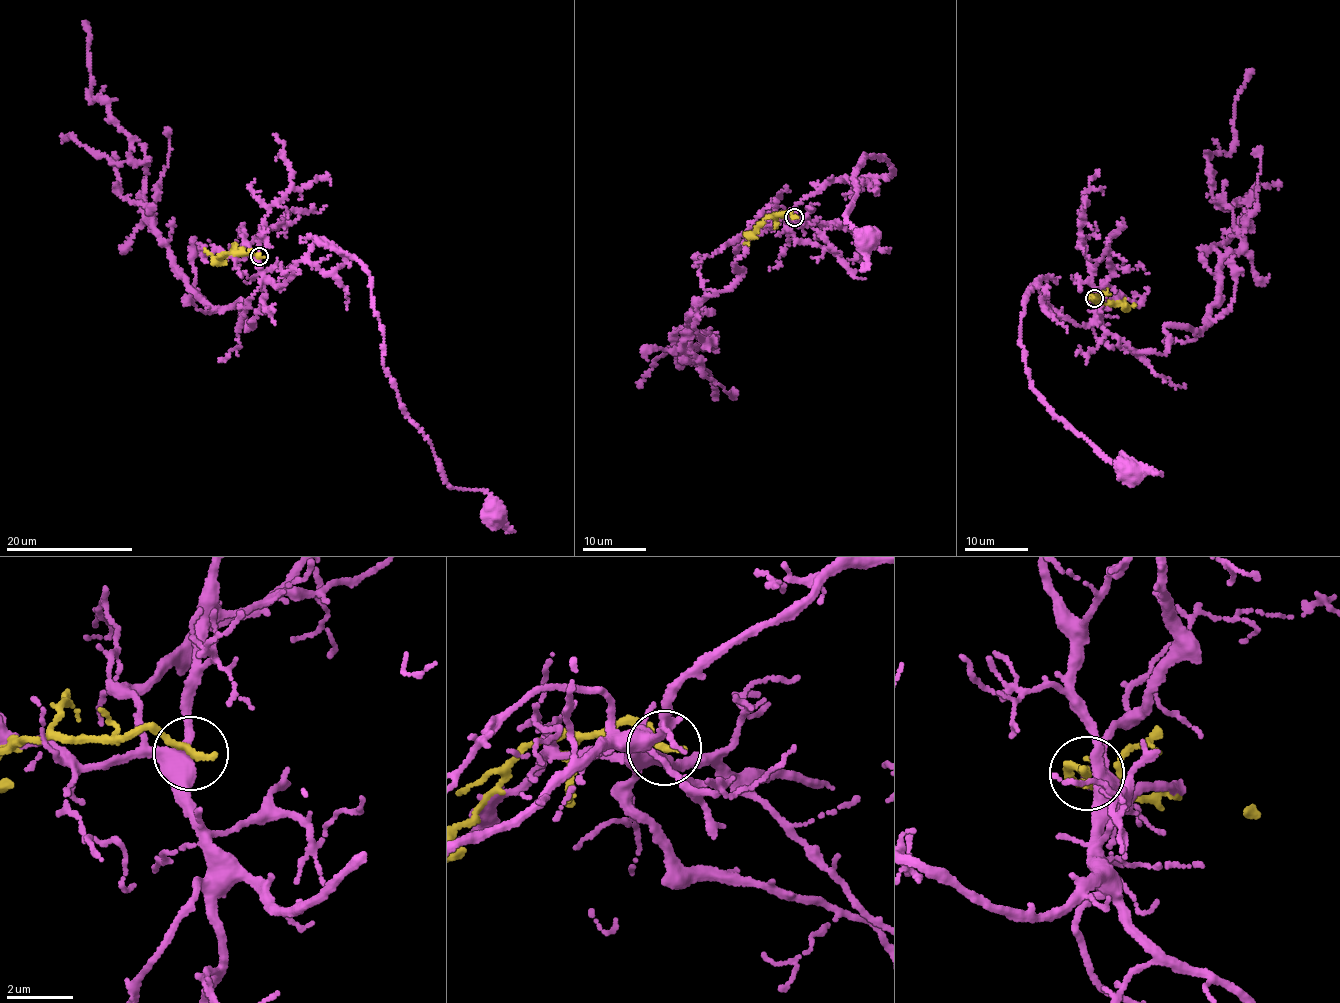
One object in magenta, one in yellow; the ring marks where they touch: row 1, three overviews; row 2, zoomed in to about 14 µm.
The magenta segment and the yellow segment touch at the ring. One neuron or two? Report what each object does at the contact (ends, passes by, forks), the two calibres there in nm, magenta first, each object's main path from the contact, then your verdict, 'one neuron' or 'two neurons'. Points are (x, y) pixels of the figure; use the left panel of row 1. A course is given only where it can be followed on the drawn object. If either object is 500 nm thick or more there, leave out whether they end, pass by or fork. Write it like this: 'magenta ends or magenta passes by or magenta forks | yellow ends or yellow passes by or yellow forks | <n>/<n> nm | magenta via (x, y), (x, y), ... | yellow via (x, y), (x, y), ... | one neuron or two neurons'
magenta forks | yellow ends | 380/260 nm | magenta via (259, 257), (276, 286), (316, 238), (351, 254), (370, 277), (406, 416), (446, 482), (481, 489), (493, 513) | yellow via (258, 256), (250, 252), (216, 258), (204, 249) | two neurons

